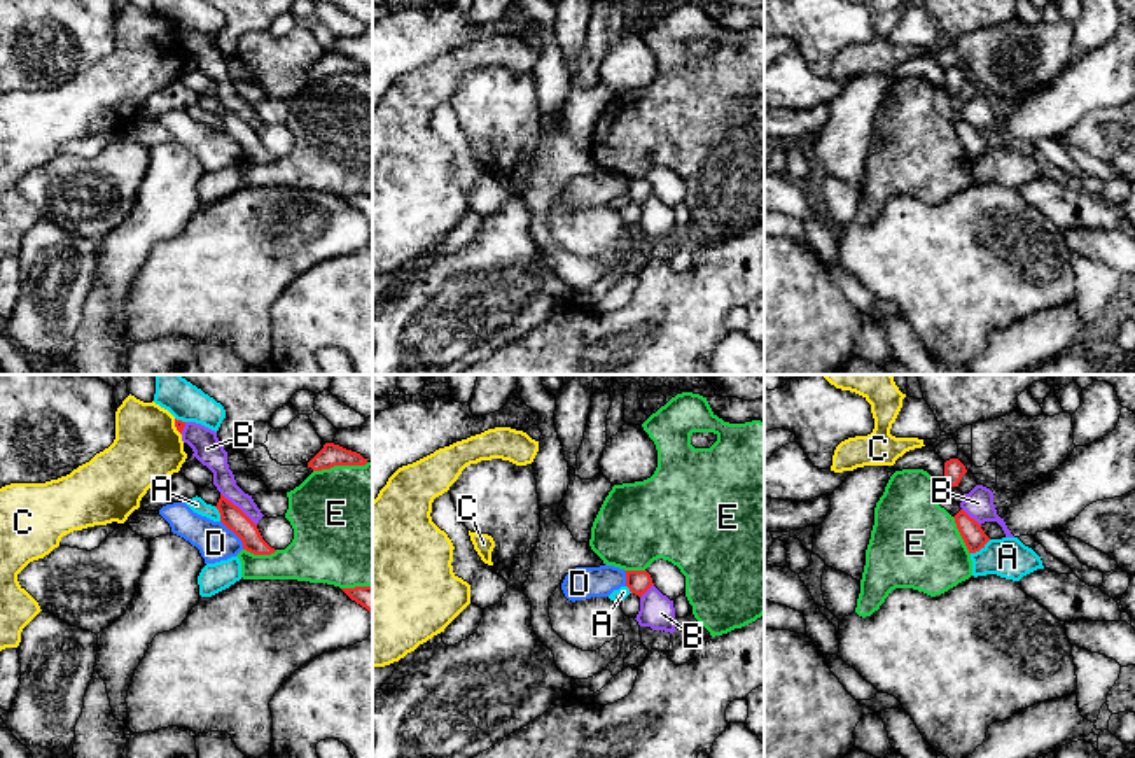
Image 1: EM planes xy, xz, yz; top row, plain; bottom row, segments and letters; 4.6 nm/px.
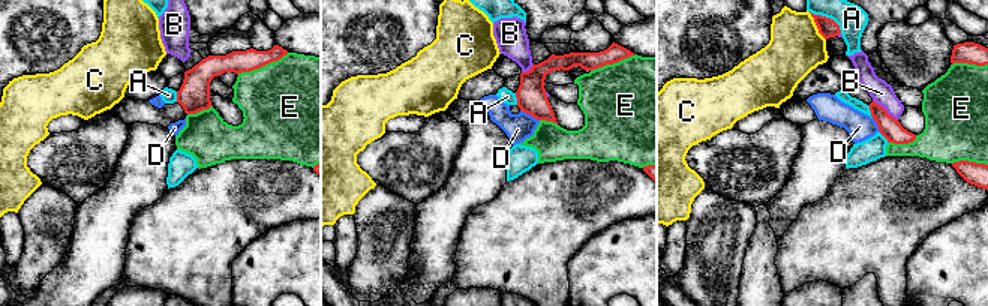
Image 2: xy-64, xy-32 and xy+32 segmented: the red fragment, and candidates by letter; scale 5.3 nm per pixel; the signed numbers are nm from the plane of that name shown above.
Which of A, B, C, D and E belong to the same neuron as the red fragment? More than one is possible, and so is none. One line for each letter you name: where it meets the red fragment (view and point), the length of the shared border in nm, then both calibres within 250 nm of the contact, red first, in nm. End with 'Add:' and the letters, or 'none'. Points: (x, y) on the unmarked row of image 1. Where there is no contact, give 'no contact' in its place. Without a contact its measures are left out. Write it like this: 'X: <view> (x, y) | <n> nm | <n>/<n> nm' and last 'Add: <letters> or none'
Add: none

